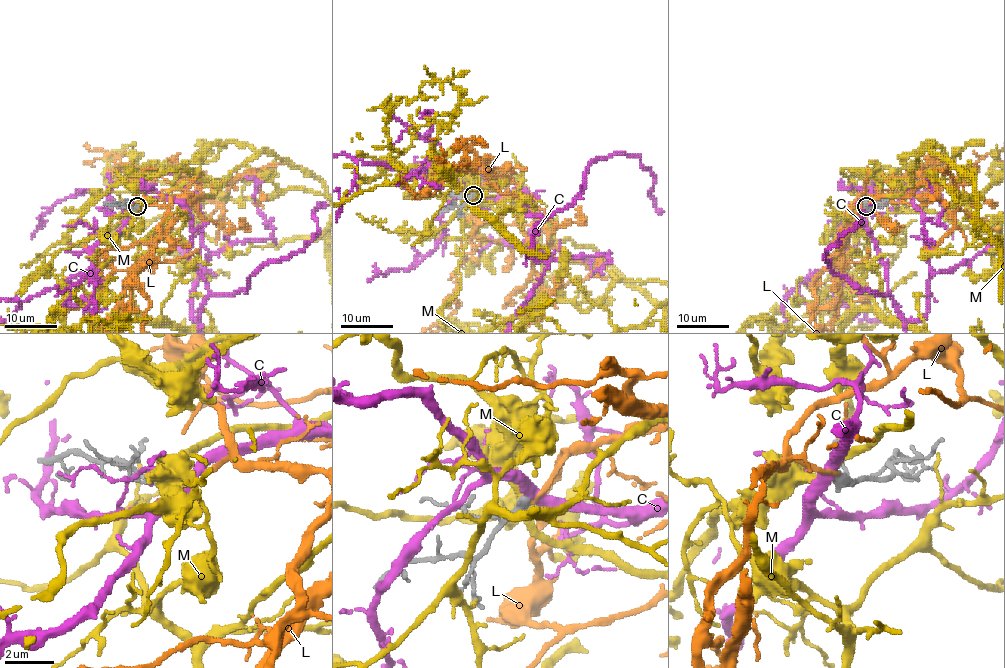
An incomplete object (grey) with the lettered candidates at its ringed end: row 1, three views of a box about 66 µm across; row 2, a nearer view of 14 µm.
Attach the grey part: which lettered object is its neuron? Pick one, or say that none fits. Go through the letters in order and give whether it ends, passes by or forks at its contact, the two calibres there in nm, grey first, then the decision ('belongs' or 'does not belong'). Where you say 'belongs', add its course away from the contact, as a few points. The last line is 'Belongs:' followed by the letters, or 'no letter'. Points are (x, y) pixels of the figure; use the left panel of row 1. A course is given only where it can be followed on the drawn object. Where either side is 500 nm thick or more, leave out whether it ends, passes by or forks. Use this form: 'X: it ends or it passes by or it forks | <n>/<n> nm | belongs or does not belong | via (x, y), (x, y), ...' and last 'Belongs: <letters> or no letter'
C: it passes by | 440/380 nm | does not belong
L: it ends | 440/180 nm | belongs
M: it passes by | 440/320 nm | does not belong
Belongs: L

